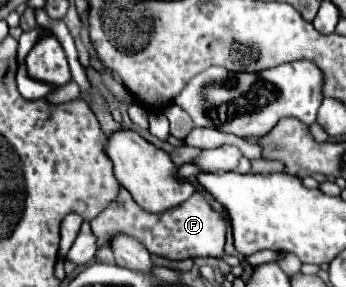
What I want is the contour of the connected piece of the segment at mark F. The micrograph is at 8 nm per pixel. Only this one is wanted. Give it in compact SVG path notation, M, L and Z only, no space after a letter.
M120 185L118 197L114 199L114 203L110 203L98 217L94 217L90 225L92 225L94 235L98 237L98 245L108 243L108 239L114 233L126 233L126 235L134 235L140 243L144 243L152 255L172 259L172 261L194 259L194 257L216 257L223 259L230 266L239 265L242 259L252 266L258 266L277 260L277 253L271 250L259 251L244 257L226 255L224 252L224 241L226 241L224 211L216 211L212 203L198 191L194 192L188 201L180 203L178 207L156 215L156 213L144 211L132 199L132 195Z

